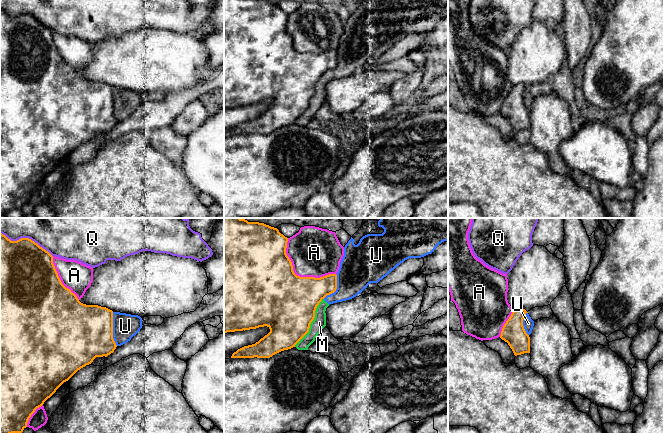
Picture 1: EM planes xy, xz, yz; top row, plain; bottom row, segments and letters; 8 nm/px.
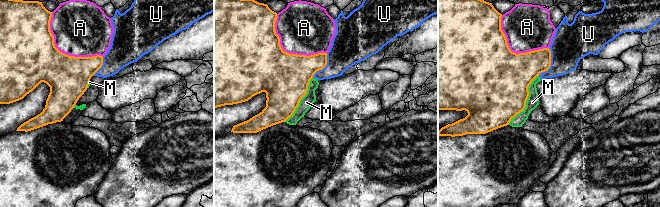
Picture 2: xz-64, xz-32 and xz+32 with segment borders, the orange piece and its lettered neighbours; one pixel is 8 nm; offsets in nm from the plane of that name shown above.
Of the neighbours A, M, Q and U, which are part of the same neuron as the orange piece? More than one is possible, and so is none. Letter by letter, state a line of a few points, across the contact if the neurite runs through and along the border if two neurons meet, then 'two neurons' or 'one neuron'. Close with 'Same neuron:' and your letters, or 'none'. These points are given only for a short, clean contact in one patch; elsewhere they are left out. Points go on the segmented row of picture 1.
A: two neurons
M: two neurons
Q: two neurons
U: line xy (112, 312), (112, 338), (117, 345); two neurons
Same neuron: none

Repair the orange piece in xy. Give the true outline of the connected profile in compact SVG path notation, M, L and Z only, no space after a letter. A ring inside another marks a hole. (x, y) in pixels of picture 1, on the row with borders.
M0 233L0 433L22 433L35 410L41 407L56 390L78 370L89 365L96 357L107 357L117 345L113 339L113 311L98 305L86 305L66 288L55 269L53 256L29 238L11 241Z

